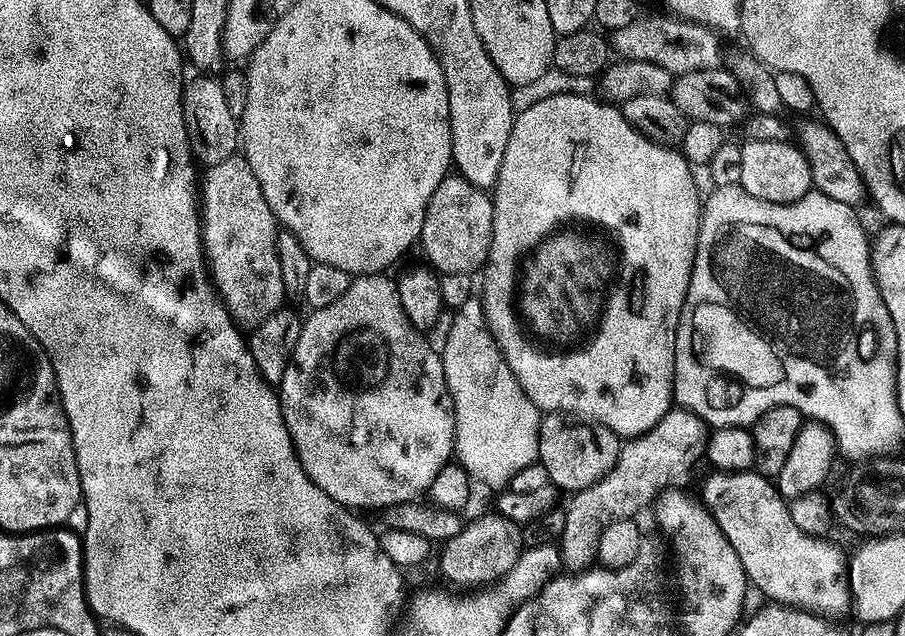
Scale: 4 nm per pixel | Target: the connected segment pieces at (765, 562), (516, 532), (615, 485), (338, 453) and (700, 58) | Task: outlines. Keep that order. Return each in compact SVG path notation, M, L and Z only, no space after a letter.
M709 471L704 480L702 503L726 534L726 542L734 546L738 562L748 575L749 585L769 601L803 608L817 614L832 614L850 604L846 556L824 538L807 536L794 526L789 503L775 483L759 472Z
M491 514L492 516L480 516L477 520L468 523L456 534L454 538L443 541L440 552L440 572L452 584L457 584L464 590L480 590L485 586L491 586L504 579L504 575L518 562L522 551L521 525L510 522L505 516Z
M679 406L669 407L663 418L649 432L625 439L614 465L594 486L575 493L564 508L566 526L558 541L565 569L587 570L598 554L598 538L615 520L631 520L647 504L655 505L673 486L684 486L688 475L706 452L706 425L692 412Z
M377 274L375 276L358 276L351 281L349 289L336 302L325 306L322 309L311 309L302 320L302 334L298 334L298 342L292 351L290 362L286 366L286 374L280 379L278 385L278 395L280 397L280 409L282 410L282 418L286 422L286 430L290 430L290 438L294 442L294 450L298 454L298 458L302 462L302 470L306 470L306 474L310 478L310 482L314 482L314 486L318 486L321 490L326 490L326 494L330 494L330 498L334 498L334 502L338 502L342 506L351 508L353 510L361 510L360 508L380 508L379 510L387 510L393 508L395 504L406 504L411 500L419 501L420 496L429 491L434 482L434 478L438 478L438 470L442 470L450 463L454 456L454 449L456 446L456 415L454 414L454 406L452 405L452 395L448 392L448 383L444 377L444 361L441 353L432 349L432 344L428 341L429 337L423 332L419 332L415 326L410 322L410 318L406 318L406 310L402 310L402 302L400 295L396 289L397 281L391 280L391 275Z
M671 14L652 16L649 20L638 18L630 26L611 33L610 48L624 60L654 62L662 70L671 72L673 77L690 74L694 70L710 70L721 67L724 52L720 49L721 37L713 29L691 20L682 20Z

